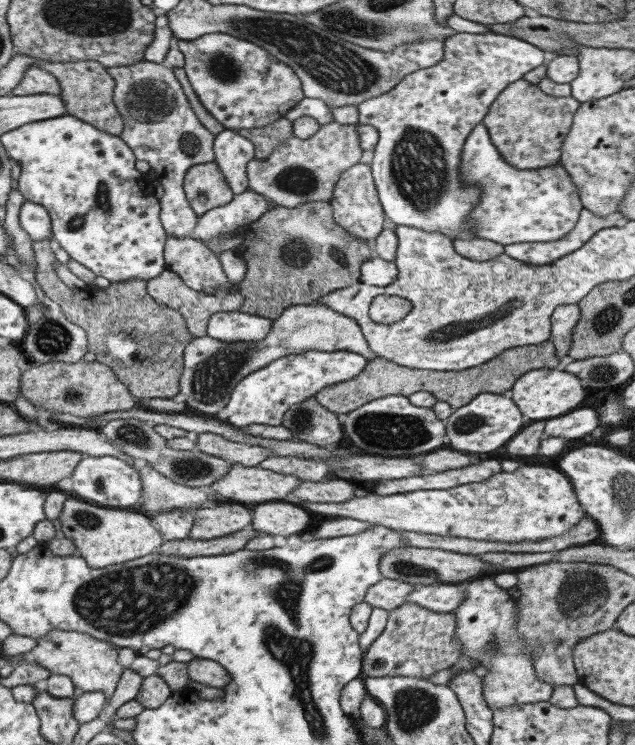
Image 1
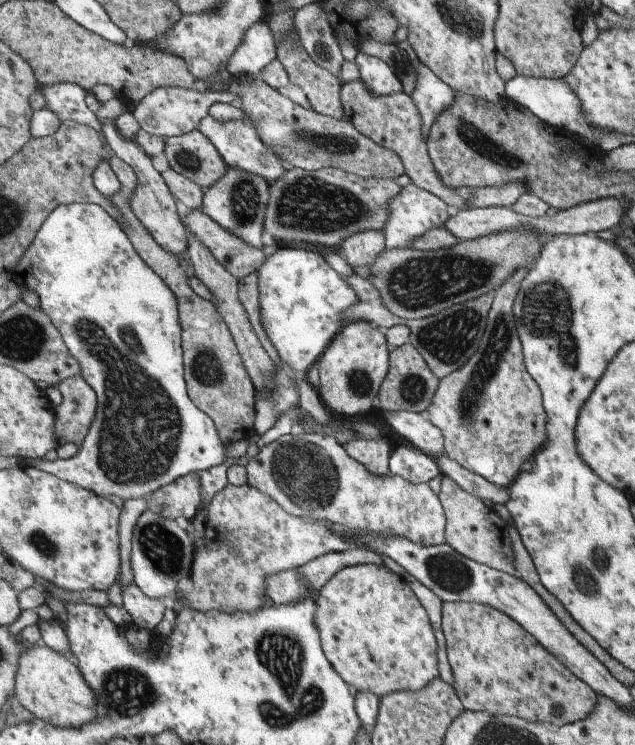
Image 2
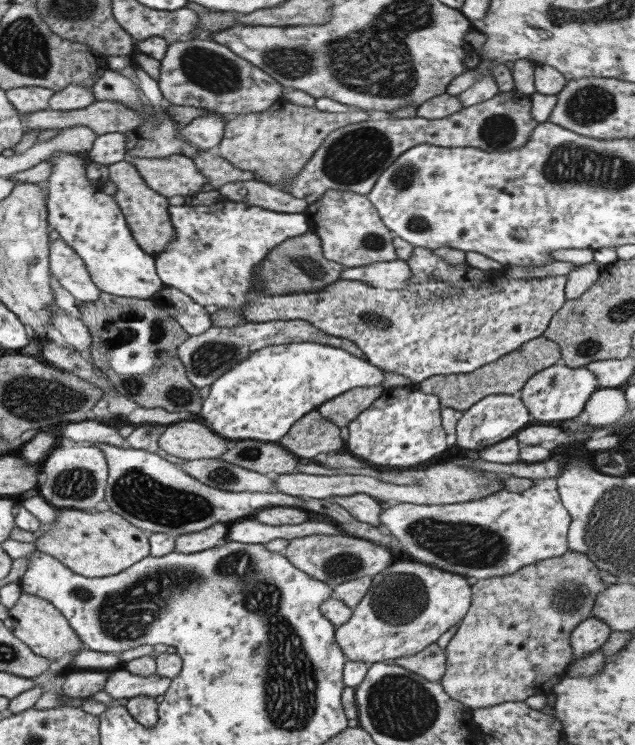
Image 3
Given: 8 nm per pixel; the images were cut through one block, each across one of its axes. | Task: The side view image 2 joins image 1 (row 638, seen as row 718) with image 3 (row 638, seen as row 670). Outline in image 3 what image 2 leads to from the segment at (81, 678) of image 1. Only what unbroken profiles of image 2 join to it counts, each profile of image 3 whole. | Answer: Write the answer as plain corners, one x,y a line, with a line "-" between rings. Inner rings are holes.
22,592
17,602
8,609
8,616
12,619
13,636
26,644
37,656
42,656
49,661
59,660
61,656
72,658
76,652
84,648
84,644
69,628
66,618
51,603
42,598

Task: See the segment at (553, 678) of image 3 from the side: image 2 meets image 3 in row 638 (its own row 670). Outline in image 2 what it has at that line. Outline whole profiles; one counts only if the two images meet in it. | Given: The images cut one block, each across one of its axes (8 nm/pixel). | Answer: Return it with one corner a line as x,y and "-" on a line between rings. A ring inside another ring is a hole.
463,601
443,602
441,631
453,676
452,688
464,710
564,726
587,718
597,704
597,696
587,684
575,678
517,622
495,608

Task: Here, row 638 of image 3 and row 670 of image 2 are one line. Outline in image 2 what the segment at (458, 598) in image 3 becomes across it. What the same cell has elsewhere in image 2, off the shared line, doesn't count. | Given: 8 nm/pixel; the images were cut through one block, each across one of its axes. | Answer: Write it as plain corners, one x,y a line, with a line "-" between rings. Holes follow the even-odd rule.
352,565
337,570
319,588
313,622
323,655
353,695
367,691
381,698
398,690
425,690
433,678
439,678
437,644
427,614
407,582
384,565

